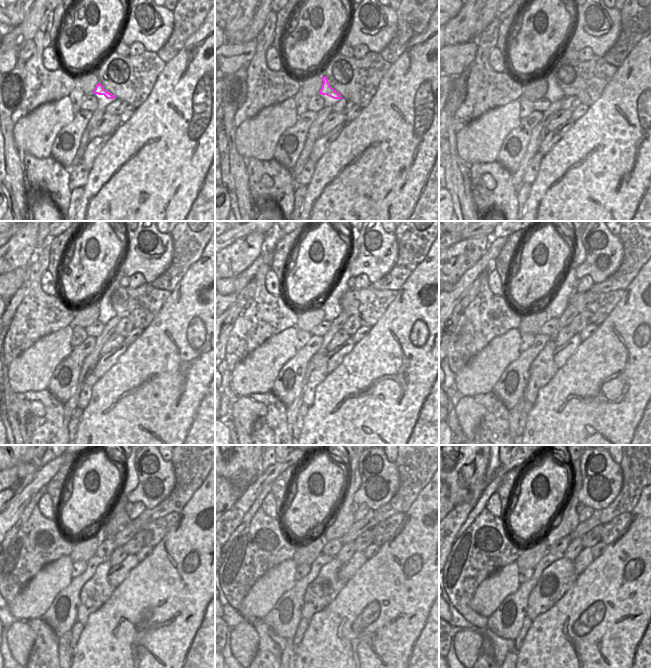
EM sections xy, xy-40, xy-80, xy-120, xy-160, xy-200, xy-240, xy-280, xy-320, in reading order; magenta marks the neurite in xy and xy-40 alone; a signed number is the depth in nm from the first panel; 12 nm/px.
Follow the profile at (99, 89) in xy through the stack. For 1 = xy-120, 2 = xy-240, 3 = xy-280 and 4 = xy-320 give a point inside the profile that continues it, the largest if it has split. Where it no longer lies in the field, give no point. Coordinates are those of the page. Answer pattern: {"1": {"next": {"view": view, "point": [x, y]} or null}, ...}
{"1": {"next": {"view": "xy-120", "point": [106, 310]}}, "2": {"next": {"view": "xy-240", "point": [118, 519]}}, "3": {"next": {"view": "xy-280", "point": [343, 519]}}, "4": {"next": {"view": "xy-320", "point": [568, 520]}}}

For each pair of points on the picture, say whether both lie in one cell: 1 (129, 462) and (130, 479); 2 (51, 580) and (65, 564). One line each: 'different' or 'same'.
1: same
2: same

